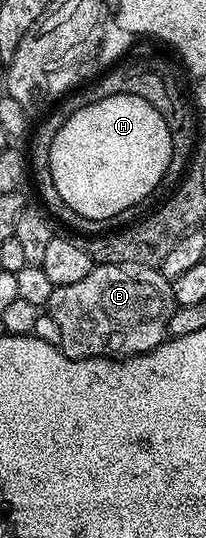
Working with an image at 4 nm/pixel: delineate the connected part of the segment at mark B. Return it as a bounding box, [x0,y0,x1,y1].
[46,263,177,359]

